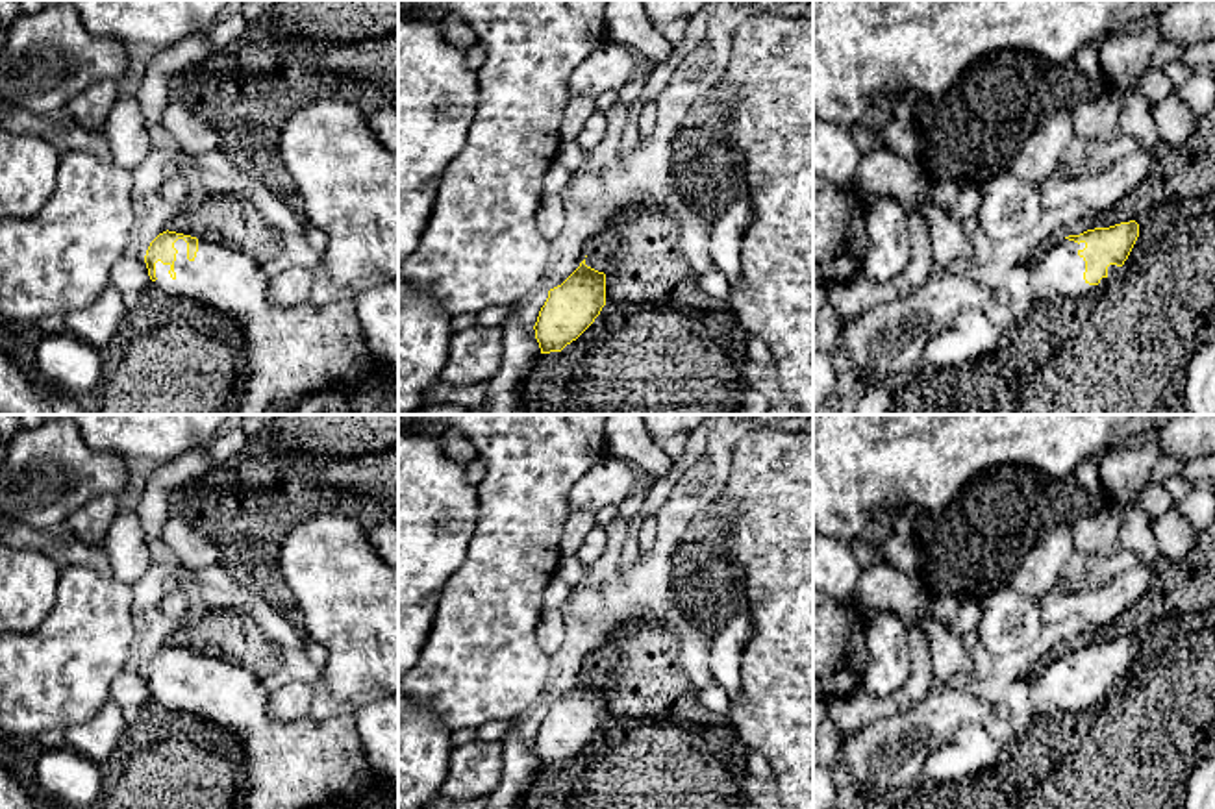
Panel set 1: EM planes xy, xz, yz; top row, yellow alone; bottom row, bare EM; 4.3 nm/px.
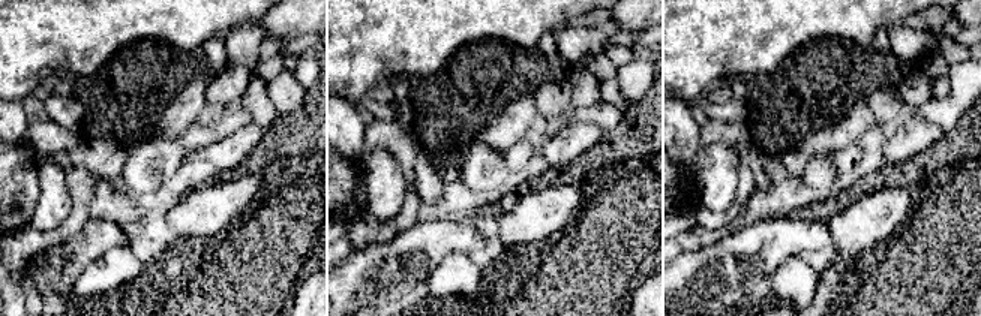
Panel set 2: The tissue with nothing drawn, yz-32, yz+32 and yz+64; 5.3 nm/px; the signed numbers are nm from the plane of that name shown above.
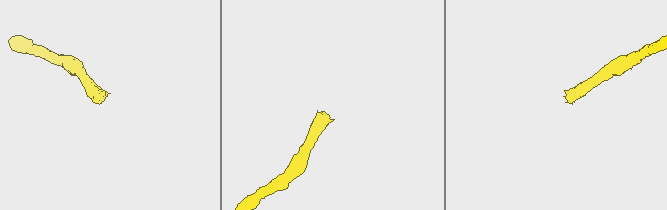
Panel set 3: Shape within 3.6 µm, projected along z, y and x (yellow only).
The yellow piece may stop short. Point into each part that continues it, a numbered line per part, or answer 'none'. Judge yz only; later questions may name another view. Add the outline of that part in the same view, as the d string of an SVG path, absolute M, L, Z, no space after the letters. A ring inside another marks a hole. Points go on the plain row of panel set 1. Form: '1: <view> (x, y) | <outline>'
1: yz (1058, 691) | M1063 653L1052 659L1046 668L1030 679L1030 700L1039 716L1074 718L1078 713L1098 705L1111 691L1121 687L1121 681L1109 679L1108 691L1098 700L1089 700L1083 694L1085 676L1078 670L1085 657Z

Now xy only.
1: xy (306, 763) | M178 653L174 679L156 678L154 700L187 716L194 716L209 726L232 733L243 748L244 755L244 787L237 809L315 809L328 803L341 803L356 809L357 800L370 789L376 789L383 778L369 765L356 726L354 709L333 715L330 718L302 716L293 722L276 720L269 715L267 691L270 681L263 681L250 670L198 653L198 666L193 676L187 674L187 657Z

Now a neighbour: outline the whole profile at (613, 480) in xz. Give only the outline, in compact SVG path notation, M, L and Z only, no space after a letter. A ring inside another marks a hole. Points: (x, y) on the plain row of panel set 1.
M606 455L596 467L574 481L569 492L570 511L598 511L606 505L620 505L635 491L646 491L648 478L624 459Z

